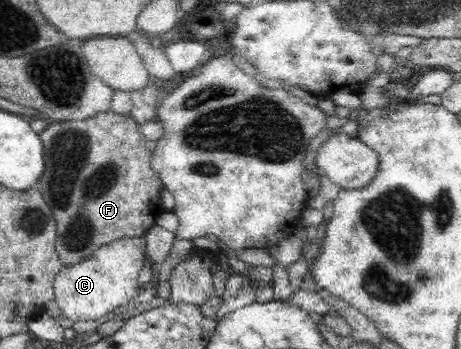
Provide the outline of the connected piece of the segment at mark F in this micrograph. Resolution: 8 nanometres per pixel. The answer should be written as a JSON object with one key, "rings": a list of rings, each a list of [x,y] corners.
{"rings":[[[111,110],[95,117],[77,121],[53,121],[41,132],[44,168],[37,182],[45,204],[53,208],[56,222],[56,251],[63,265],[77,264],[87,260],[97,248],[113,240],[144,236],[156,225],[163,210],[162,182],[149,164],[152,151],[146,147],[147,140],[140,132],[137,121],[129,115],[116,115]]]}

